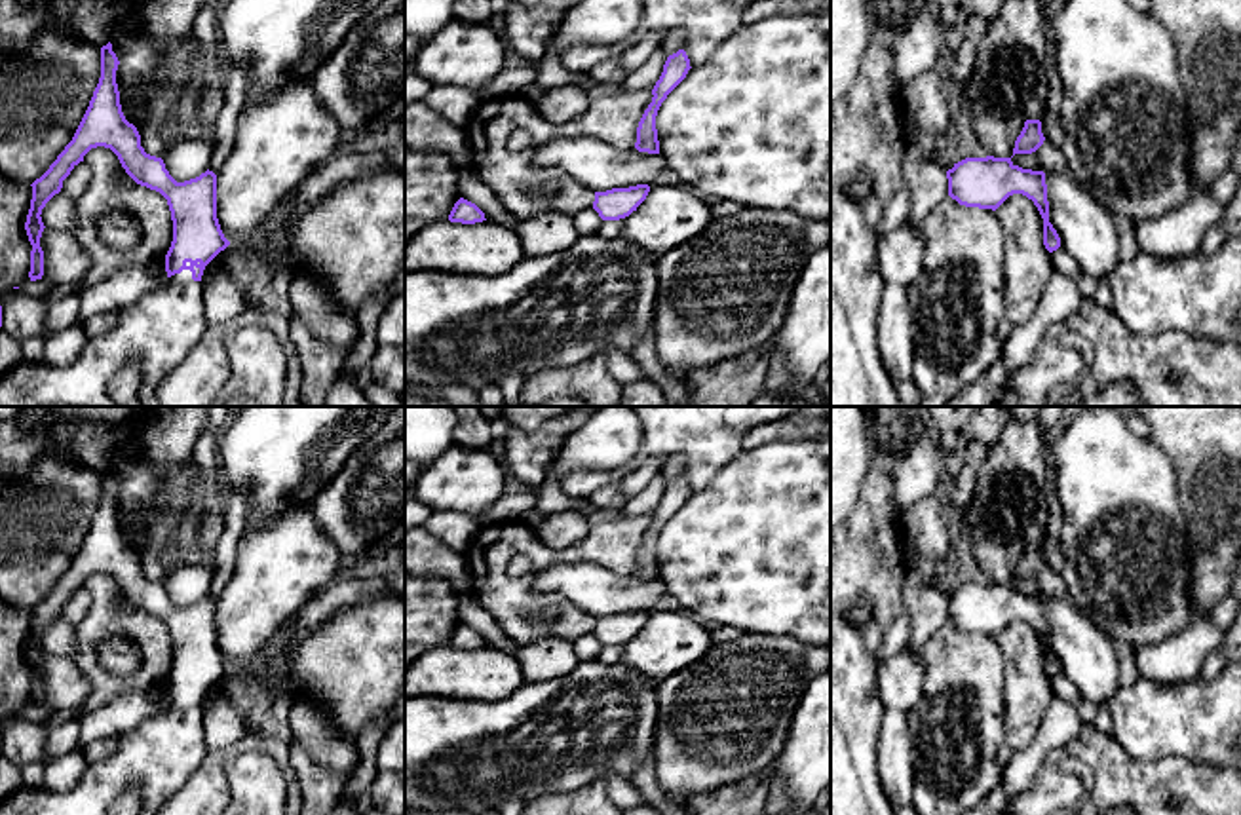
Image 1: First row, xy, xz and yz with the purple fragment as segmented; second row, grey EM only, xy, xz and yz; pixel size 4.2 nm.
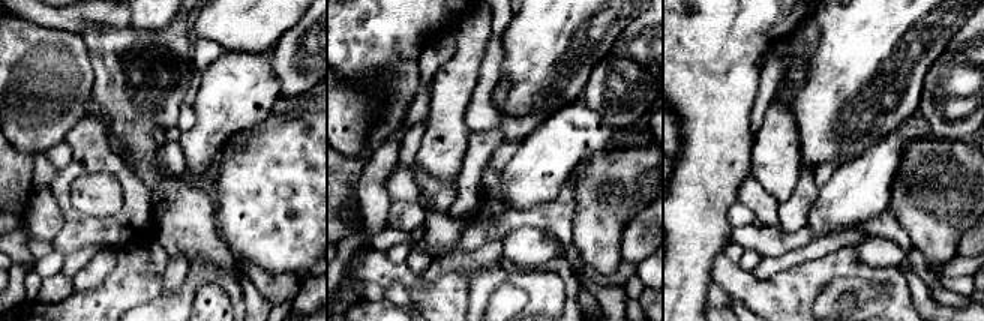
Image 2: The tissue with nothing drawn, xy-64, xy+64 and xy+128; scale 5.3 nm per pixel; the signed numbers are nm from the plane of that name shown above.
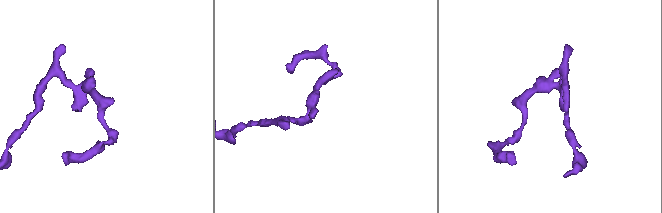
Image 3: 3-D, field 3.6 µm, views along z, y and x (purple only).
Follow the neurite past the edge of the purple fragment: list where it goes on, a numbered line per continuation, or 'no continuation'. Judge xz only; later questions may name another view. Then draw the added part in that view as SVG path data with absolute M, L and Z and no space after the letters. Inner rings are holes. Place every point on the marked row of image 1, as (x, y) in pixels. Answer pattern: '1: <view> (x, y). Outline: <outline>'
no continuation

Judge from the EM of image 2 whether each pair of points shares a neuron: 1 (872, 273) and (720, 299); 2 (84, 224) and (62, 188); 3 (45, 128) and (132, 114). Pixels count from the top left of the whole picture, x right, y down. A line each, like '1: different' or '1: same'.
1: different
2: same
3: different

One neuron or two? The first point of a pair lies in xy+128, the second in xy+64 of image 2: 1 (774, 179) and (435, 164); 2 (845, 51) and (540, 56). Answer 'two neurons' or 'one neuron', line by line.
1: one neuron
2: one neuron

